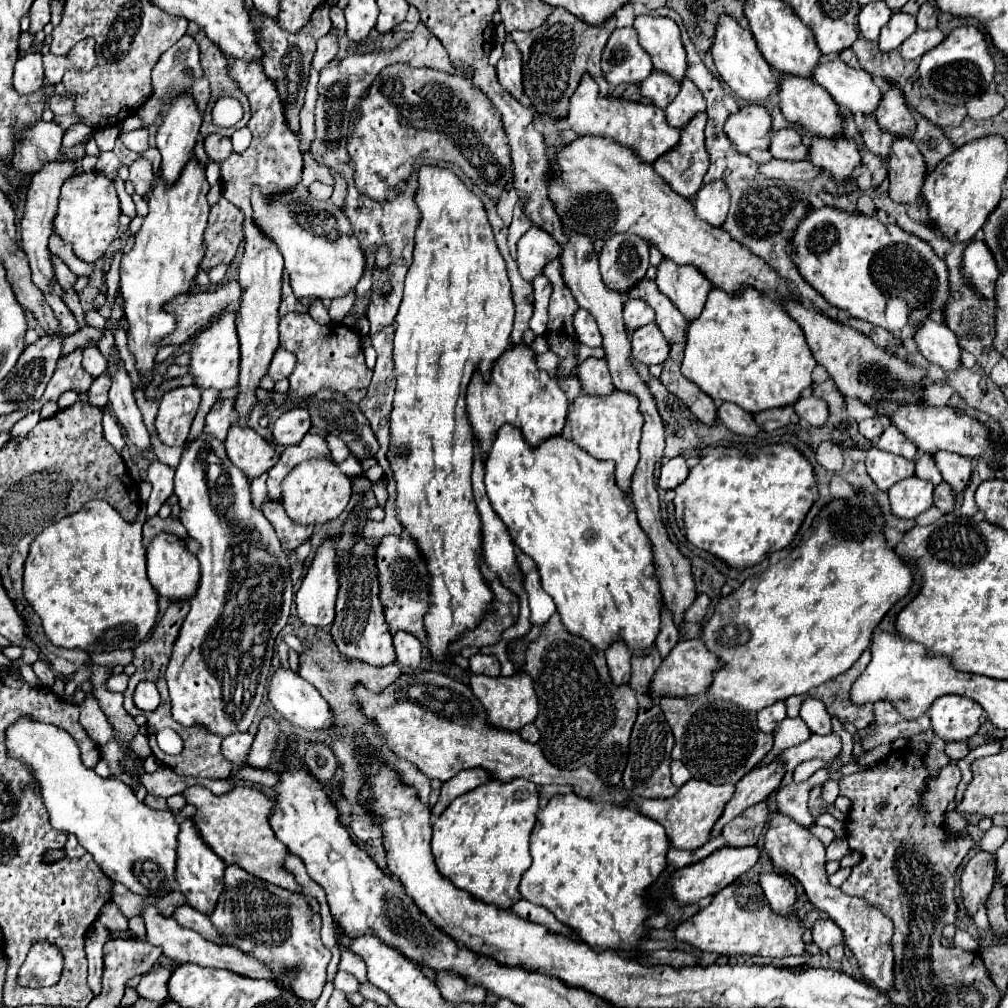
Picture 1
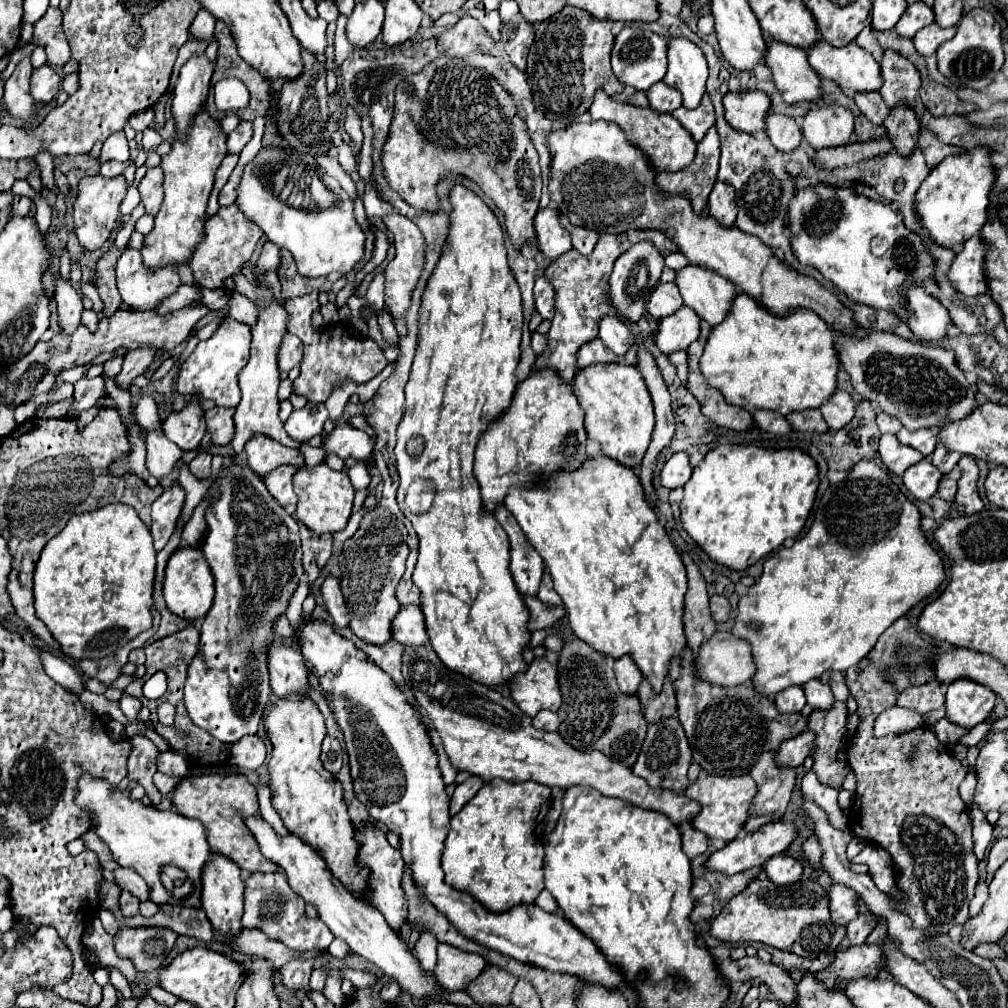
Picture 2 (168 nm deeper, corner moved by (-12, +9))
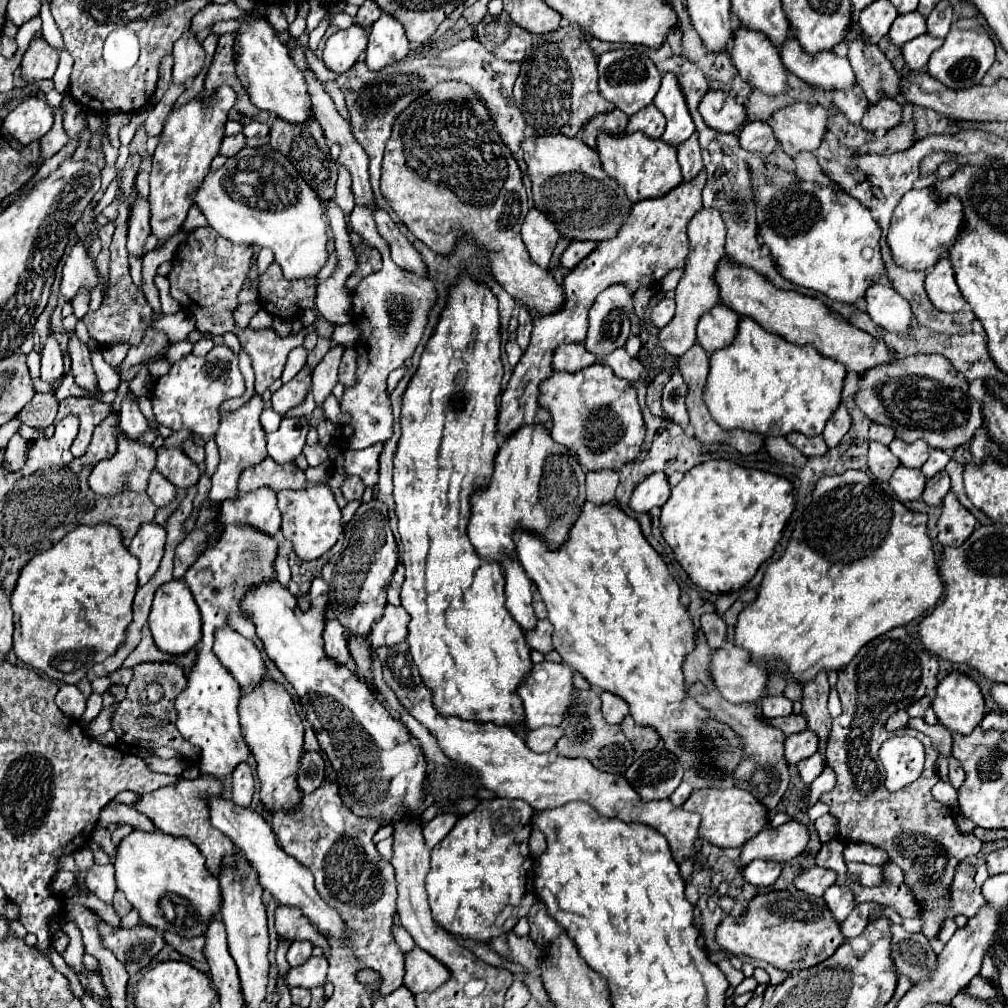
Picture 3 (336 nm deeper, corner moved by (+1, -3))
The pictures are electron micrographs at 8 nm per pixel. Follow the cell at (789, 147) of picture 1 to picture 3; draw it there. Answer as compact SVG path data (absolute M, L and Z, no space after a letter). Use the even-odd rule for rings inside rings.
M746 122L742 132L738 134L738 140L744 150L760 154L770 154L778 144L772 128L766 122Z

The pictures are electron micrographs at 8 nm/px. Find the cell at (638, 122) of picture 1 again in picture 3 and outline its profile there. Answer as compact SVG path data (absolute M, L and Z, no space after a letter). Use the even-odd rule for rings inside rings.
M642 132L624 134L620 138L602 134L598 138L598 154L606 174L610 174L610 178L616 178L616 182L626 190L626 196L632 204L646 198L660 198L682 182L680 166L676 160L676 148L662 140L648 138Z

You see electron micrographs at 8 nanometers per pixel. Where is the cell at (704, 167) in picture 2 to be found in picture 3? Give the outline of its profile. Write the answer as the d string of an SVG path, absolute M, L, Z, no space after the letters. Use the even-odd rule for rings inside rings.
M700 172L692 182L682 182L680 186L676 186L672 192L668 192L662 198L650 198L650 200L640 200L632 206L630 216L626 218L626 222L618 228L618 234L614 236L614 240L604 240L598 242L596 250L590 254L590 258L586 258L586 262L580 262L574 270L570 270L564 276L562 288L566 294L566 304L550 316L534 316L534 330L532 330L532 340L526 348L526 352L522 354L520 362L516 364L512 378L508 382L506 392L502 394L502 402L498 408L498 434L502 434L504 438L514 434L516 430L520 430L522 426L528 424L546 424L550 420L550 412L538 406L538 386L542 380L552 376L552 352L556 346L560 344L568 344L568 342L584 342L586 338L586 330L588 330L588 310L594 304L596 296L606 290L608 286L614 284L624 284L630 294L634 294L638 288L642 286L656 286L670 270L674 268L684 268L684 260L688 254L688 236L686 236L686 226L688 222L694 218L694 214L698 214L698 210L702 208L702 188L706 184L706 174Z

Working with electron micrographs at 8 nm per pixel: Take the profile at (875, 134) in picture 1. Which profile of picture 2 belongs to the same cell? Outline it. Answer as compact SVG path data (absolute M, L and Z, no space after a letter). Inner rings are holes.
M859 92L859 94L855 94L855 102L857 102L859 110L865 114L865 118L879 126L887 118L887 112L891 112L891 108L885 106L879 92Z

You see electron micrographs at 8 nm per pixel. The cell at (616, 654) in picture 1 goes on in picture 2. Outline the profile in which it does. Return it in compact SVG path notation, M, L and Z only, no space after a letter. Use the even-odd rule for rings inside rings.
M625 654L623 658L615 660L615 678L617 678L621 692L635 694L639 682L643 680L643 674L641 674L639 668L635 668L633 658L629 654Z

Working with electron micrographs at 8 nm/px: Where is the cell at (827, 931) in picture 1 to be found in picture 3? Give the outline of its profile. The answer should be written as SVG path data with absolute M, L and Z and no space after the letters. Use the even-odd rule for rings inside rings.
M832 884L830 888L826 888L824 900L826 900L830 912L834 914L834 918L838 918L838 922L844 922L846 916L856 906L852 890L848 886L838 886L838 884Z

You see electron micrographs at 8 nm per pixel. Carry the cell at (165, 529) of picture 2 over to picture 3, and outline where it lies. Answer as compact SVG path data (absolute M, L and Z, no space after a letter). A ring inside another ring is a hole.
M154 522L144 524L134 536L128 552L140 560L138 586L148 584L150 578L156 574L164 554L164 542L166 542L166 530Z

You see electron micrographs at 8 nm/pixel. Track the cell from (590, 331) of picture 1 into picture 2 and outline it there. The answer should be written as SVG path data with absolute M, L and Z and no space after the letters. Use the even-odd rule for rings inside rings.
M607 316L599 320L599 338L609 350L613 350L621 358L635 342L631 330L623 322L619 322L619 318L615 316Z

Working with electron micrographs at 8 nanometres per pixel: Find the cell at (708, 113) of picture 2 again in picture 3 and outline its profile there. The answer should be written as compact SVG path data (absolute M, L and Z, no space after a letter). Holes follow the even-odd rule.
M692 134L684 144L678 146L678 164L682 168L684 182L694 180L696 174L704 168L700 146L698 146L698 134Z

